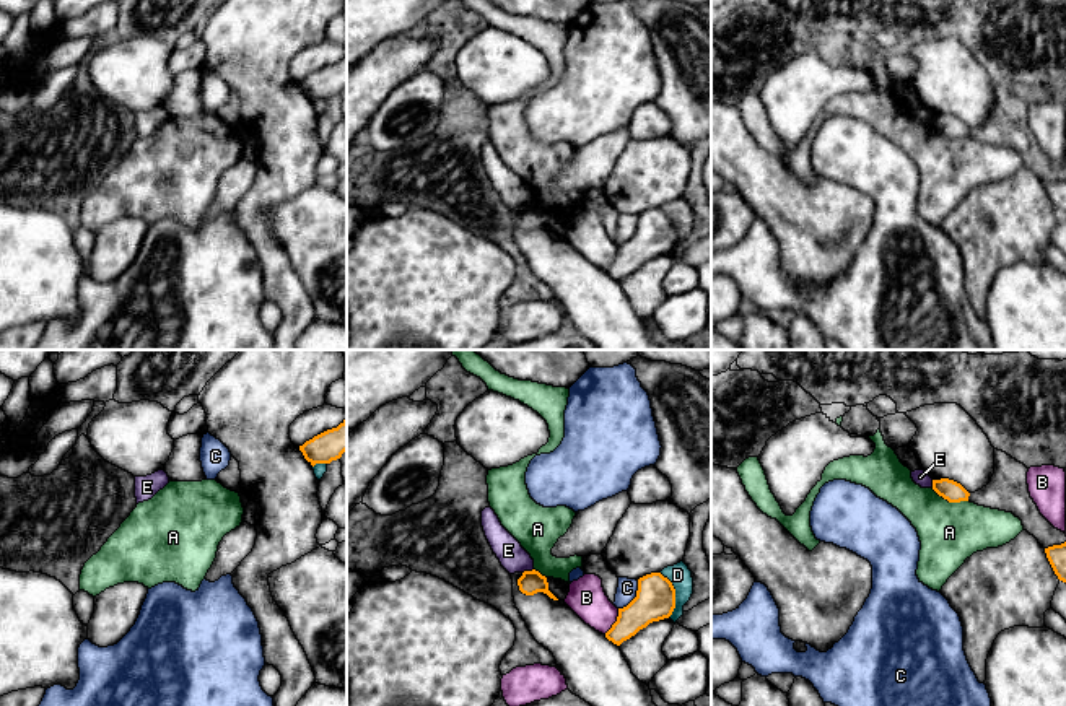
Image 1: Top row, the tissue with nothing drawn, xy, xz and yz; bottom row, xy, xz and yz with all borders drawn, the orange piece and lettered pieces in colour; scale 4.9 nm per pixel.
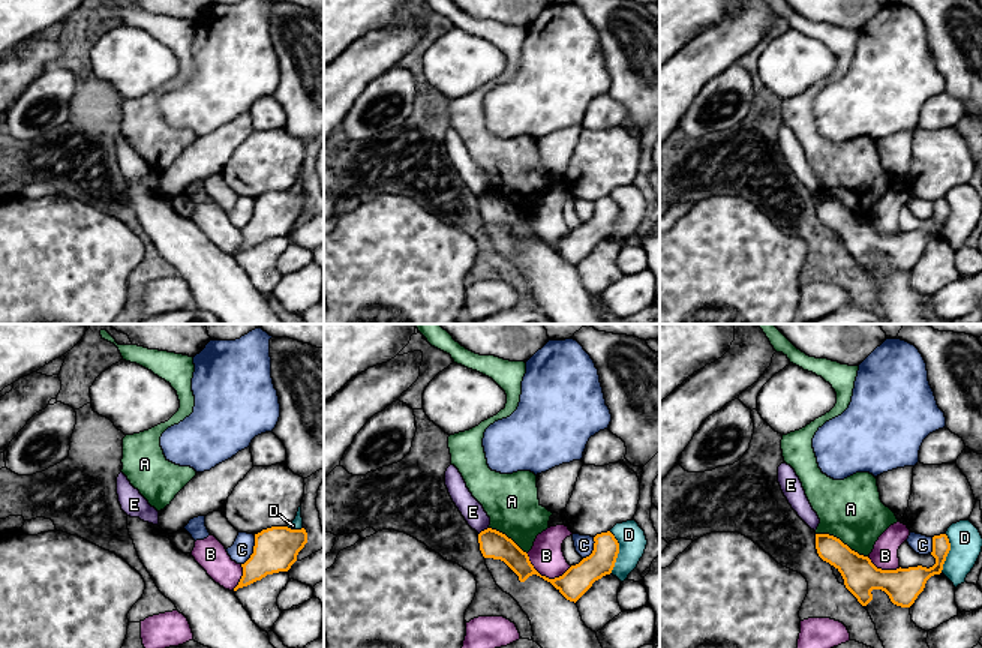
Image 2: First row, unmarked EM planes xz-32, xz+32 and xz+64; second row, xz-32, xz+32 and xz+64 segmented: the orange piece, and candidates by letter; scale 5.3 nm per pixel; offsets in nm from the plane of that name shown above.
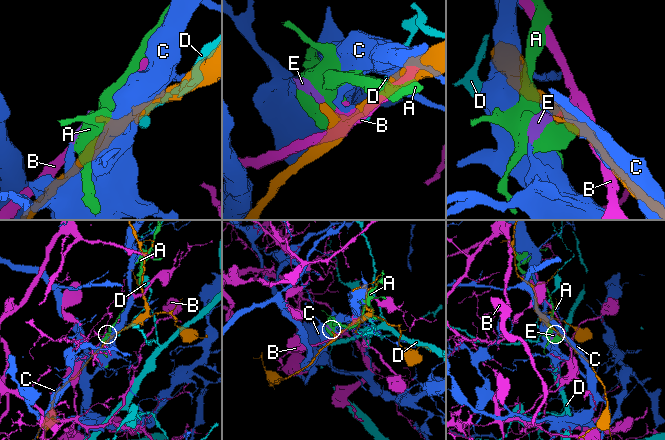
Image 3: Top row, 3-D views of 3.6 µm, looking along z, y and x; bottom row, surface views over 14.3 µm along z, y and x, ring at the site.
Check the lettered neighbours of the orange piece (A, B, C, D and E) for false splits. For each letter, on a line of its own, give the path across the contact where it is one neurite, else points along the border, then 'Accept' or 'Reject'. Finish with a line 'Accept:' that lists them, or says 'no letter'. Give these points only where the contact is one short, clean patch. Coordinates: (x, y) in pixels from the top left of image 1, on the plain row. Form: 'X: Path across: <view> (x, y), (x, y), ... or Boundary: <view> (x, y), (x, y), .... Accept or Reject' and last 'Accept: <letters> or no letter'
A: Reject
B: Reject
C: Reject
D: Reject
E: Boundary: xz (532, 204), (523, 209). Reject
Accept: no letter

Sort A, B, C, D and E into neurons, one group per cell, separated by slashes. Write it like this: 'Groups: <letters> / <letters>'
Groups: A / B / C E / D

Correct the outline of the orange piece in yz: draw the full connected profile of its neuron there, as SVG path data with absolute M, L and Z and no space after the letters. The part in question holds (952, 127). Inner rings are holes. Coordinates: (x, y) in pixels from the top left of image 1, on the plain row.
M949 114L933 115L933 125L949 138L968 137L970 129Z

